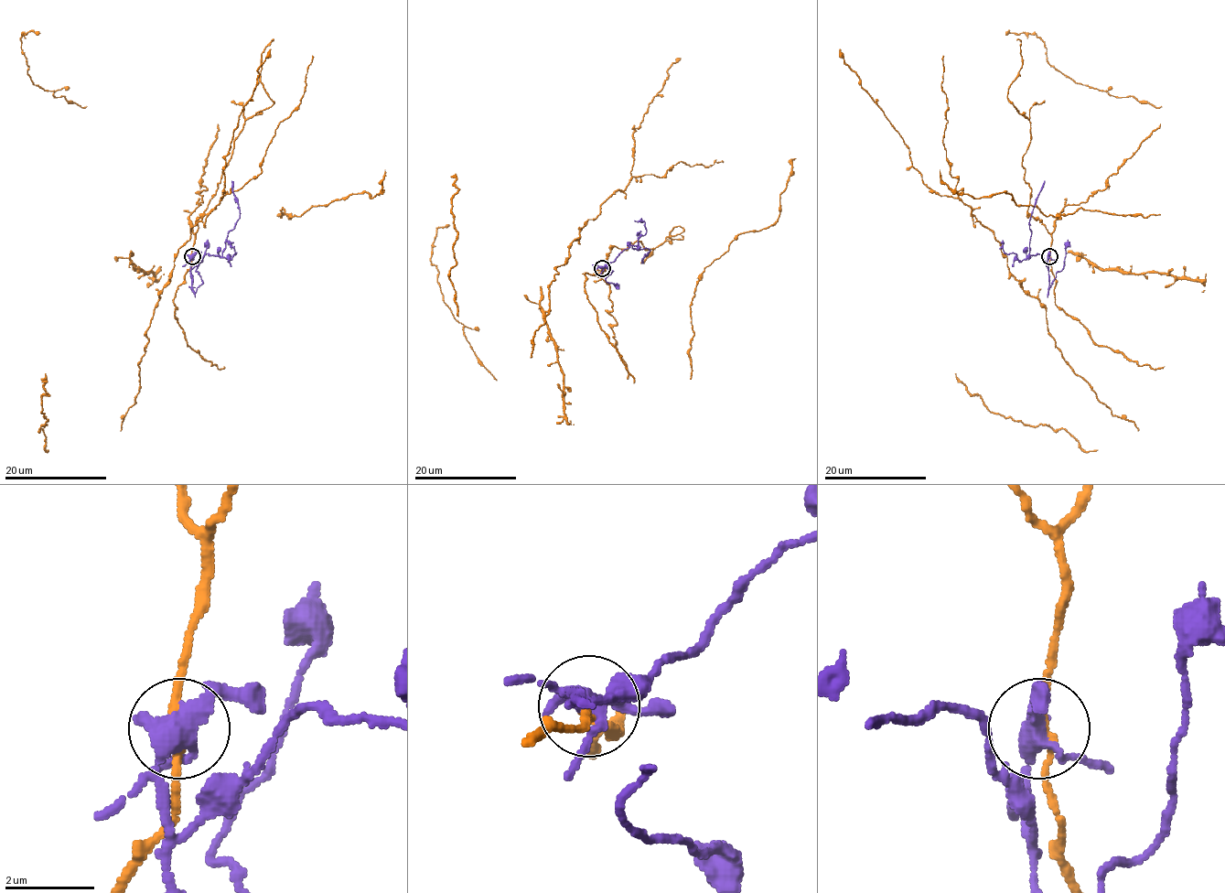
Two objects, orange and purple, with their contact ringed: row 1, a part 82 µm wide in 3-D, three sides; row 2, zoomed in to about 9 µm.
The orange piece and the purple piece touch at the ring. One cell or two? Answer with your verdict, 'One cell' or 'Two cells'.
Two cells

